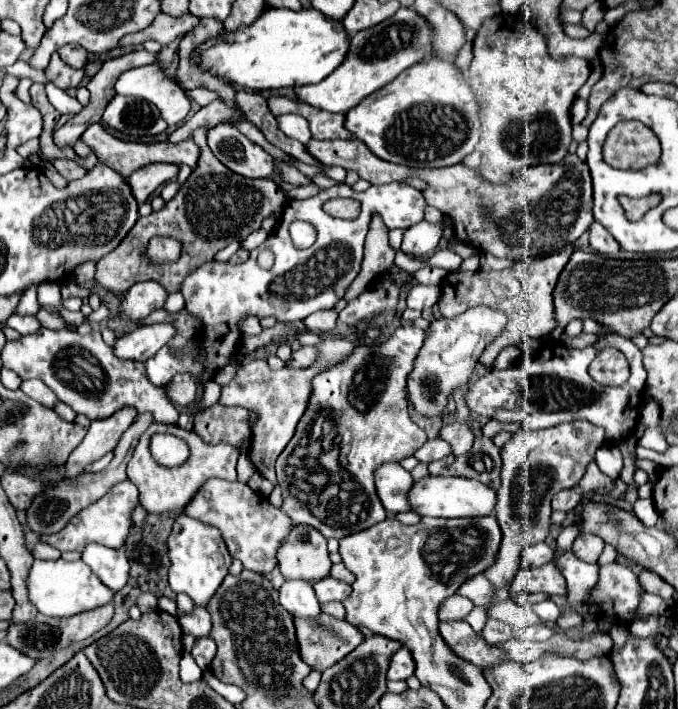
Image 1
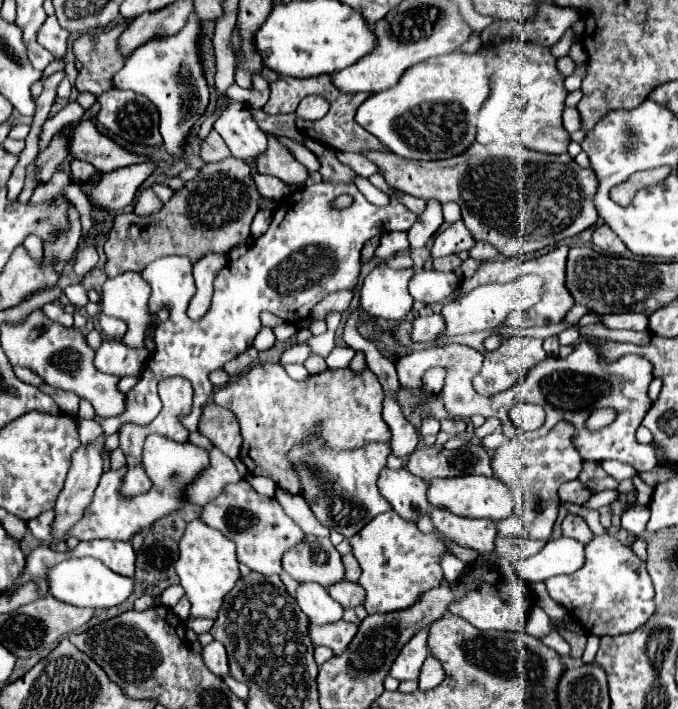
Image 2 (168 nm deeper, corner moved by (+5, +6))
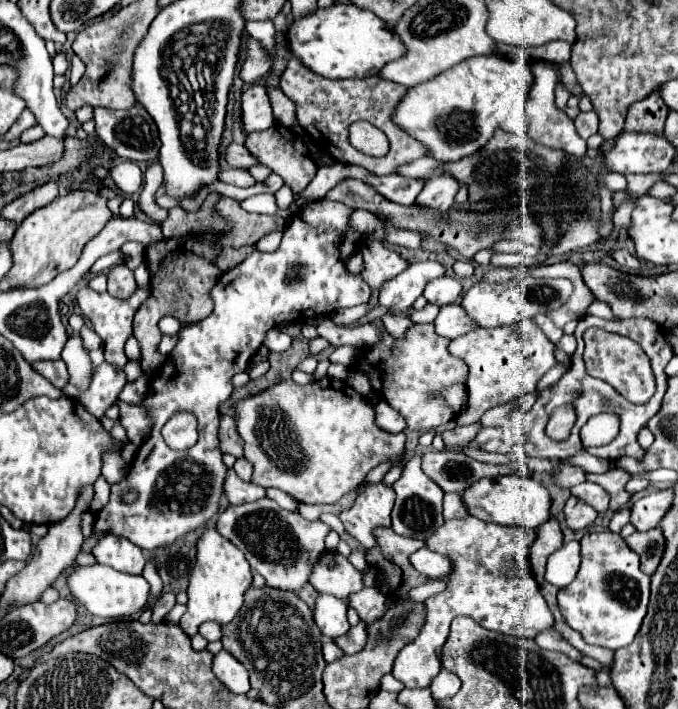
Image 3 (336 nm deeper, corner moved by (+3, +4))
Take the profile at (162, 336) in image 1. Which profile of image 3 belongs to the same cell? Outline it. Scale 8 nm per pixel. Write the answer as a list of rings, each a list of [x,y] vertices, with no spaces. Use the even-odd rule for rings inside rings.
[[[102,362],[92,376],[92,384],[88,392],[78,396],[78,402],[96,418],[102,418],[106,408],[118,400],[118,394],[122,392],[126,384],[124,370],[118,370],[116,366],[110,366],[108,362]]]

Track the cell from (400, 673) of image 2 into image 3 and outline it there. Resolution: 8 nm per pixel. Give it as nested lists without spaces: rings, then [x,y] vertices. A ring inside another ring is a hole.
[[[466,516],[464,520],[446,520],[426,540],[426,546],[450,558],[452,572],[448,574],[448,588],[424,602],[428,612],[426,624],[418,638],[398,654],[392,676],[406,688],[426,688],[440,672],[440,650],[446,642],[450,622],[456,616],[468,616],[486,630],[526,640],[534,640],[540,630],[552,626],[552,612],[548,610],[546,600],[538,590],[538,582],[530,571],[528,556],[532,540],[534,530],[524,530],[520,526],[488,524],[474,516]]]

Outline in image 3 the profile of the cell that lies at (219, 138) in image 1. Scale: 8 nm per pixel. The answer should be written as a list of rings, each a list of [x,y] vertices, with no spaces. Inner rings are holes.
[[[254,84],[248,90],[244,90],[240,102],[242,102],[240,120],[242,120],[242,130],[246,134],[262,132],[274,126],[272,108],[262,84]]]

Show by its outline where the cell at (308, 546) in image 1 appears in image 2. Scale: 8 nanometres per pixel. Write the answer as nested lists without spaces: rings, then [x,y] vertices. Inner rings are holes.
[[[306,536],[304,544],[298,544],[284,556],[284,570],[298,582],[316,582],[324,588],[342,582],[346,574],[342,556],[330,538],[316,536]]]

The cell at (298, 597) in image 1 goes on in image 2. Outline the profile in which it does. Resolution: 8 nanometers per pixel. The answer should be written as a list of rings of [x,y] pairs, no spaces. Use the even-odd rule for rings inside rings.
[[[300,584],[296,602],[312,624],[324,626],[342,620],[344,608],[320,584]]]

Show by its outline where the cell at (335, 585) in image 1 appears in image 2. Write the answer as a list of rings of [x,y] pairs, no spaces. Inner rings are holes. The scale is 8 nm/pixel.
[[[340,582],[334,584],[332,588],[328,588],[328,594],[340,602],[344,608],[356,608],[364,604],[364,588],[356,582]]]

